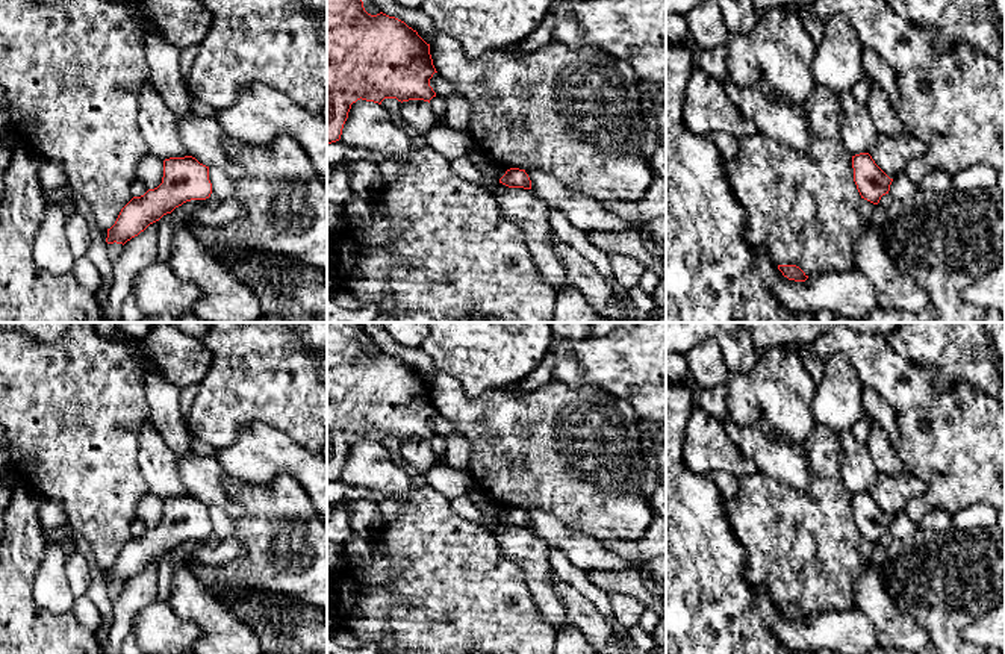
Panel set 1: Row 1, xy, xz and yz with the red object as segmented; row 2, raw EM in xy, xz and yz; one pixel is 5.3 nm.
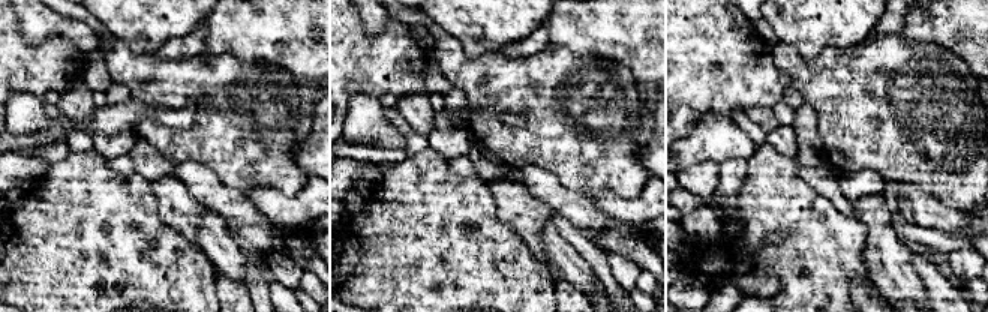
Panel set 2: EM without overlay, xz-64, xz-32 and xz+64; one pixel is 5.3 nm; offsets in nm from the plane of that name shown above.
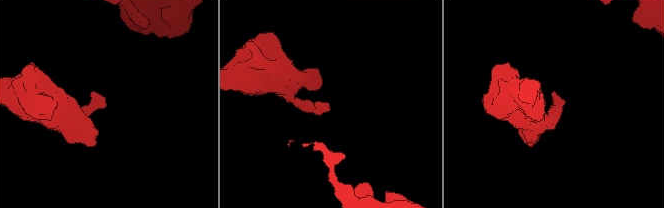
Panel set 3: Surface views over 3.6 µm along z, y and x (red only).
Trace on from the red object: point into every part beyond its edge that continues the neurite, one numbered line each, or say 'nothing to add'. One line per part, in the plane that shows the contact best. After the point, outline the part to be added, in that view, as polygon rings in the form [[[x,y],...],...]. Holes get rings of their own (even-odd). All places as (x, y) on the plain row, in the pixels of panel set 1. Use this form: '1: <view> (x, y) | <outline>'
nothing to add

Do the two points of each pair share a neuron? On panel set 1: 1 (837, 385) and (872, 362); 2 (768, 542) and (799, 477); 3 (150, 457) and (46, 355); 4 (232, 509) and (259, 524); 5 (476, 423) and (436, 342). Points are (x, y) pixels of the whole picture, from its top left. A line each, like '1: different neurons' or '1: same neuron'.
1: different neurons
2: different neurons
3: different neurons
4: different neurons
5: different neurons

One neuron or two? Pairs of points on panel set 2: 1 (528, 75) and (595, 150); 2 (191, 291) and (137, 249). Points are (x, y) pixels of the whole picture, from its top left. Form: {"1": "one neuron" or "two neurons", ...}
{"1": "one neuron", "2": "one neuron"}

